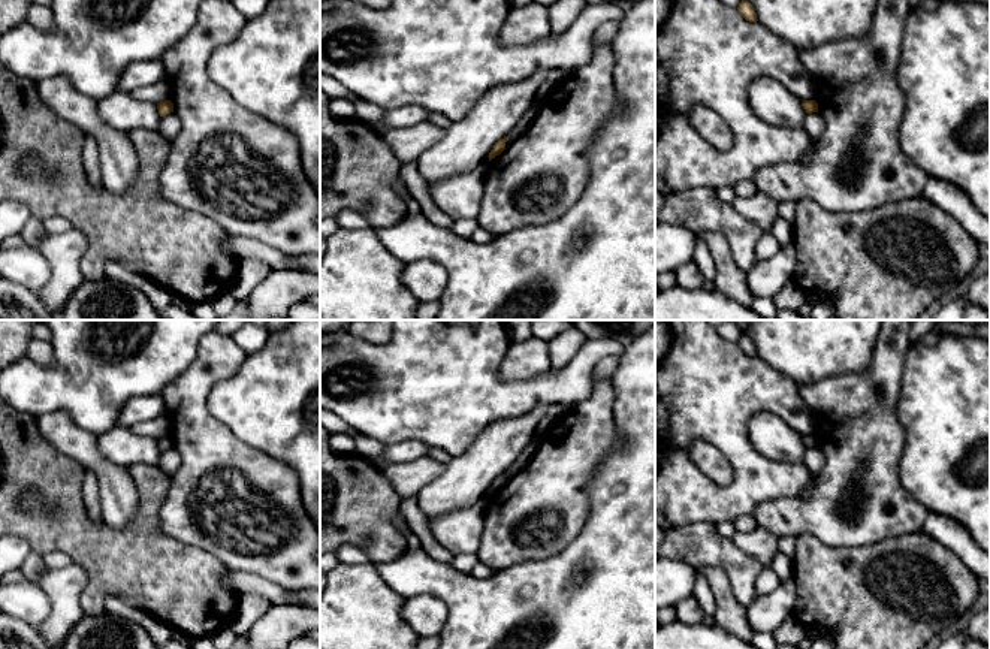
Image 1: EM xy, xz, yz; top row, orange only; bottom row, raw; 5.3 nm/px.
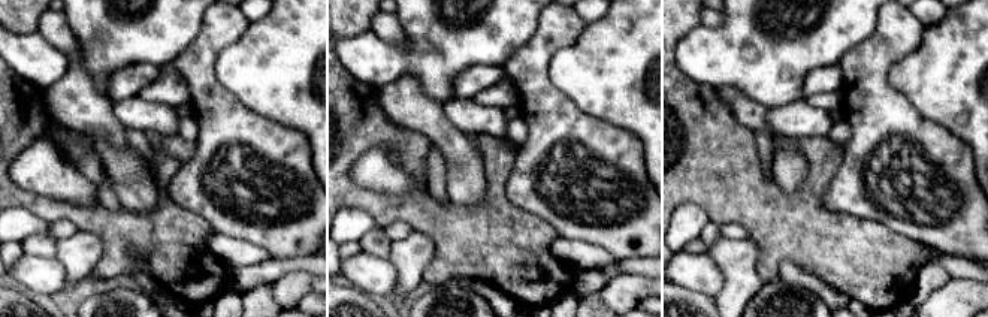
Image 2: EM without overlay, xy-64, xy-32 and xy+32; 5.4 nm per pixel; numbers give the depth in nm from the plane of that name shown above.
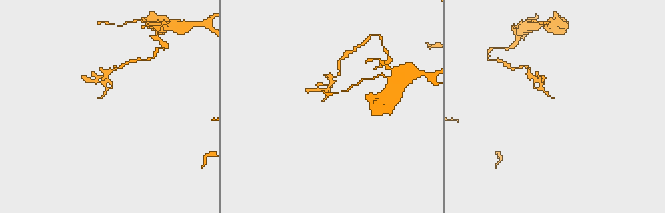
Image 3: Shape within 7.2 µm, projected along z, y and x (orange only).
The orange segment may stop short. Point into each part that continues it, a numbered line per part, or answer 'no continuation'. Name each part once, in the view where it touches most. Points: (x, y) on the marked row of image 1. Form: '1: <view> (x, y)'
no continuation

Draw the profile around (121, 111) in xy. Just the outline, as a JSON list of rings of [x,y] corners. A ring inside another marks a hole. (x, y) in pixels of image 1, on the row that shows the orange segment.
[[[121,90],[102,99],[96,109],[105,123],[121,132],[157,130],[162,120],[157,103],[136,100],[130,93]]]

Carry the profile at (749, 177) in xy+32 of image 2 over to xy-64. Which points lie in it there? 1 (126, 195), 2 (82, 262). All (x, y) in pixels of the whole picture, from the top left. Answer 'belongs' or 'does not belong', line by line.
1: does not belong
2: does not belong

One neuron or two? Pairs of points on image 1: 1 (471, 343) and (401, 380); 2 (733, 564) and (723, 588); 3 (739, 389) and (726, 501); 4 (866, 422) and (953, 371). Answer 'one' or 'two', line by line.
1: one
2: two
3: one
4: two

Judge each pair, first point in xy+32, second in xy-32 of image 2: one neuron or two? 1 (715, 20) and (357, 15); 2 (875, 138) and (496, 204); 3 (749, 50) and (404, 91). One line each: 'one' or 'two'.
1: two
2: two
3: two

